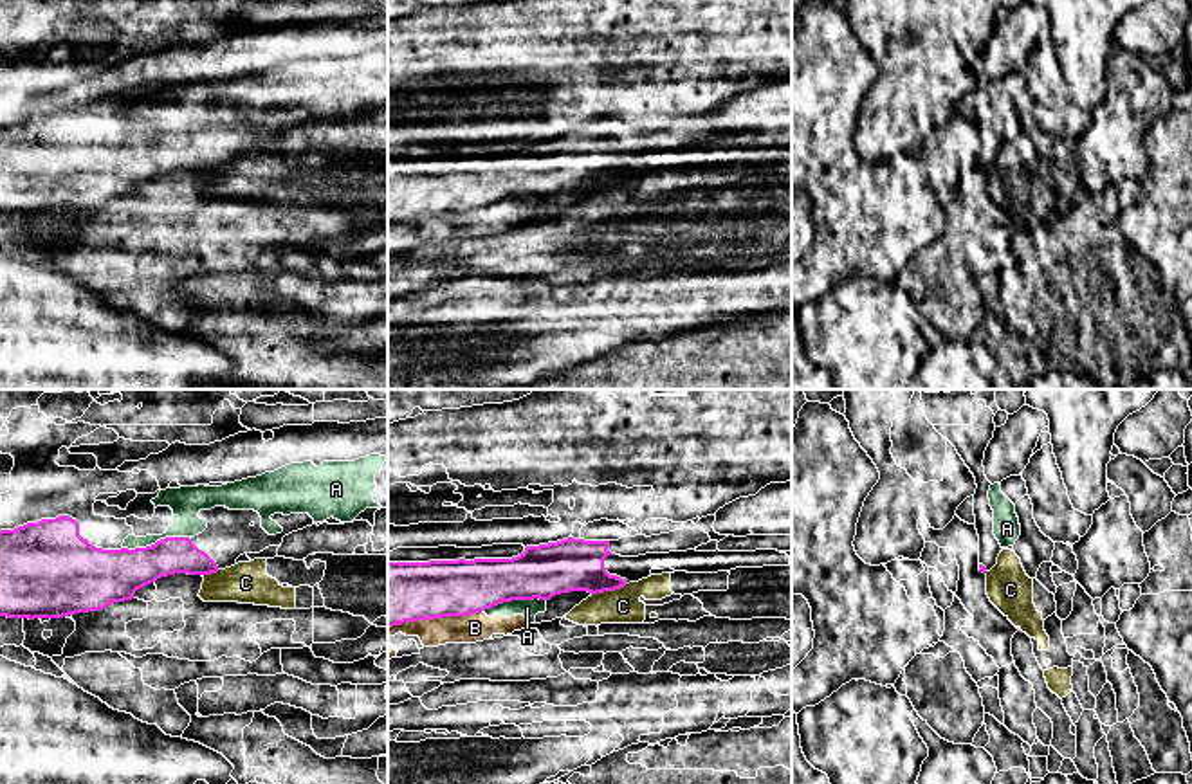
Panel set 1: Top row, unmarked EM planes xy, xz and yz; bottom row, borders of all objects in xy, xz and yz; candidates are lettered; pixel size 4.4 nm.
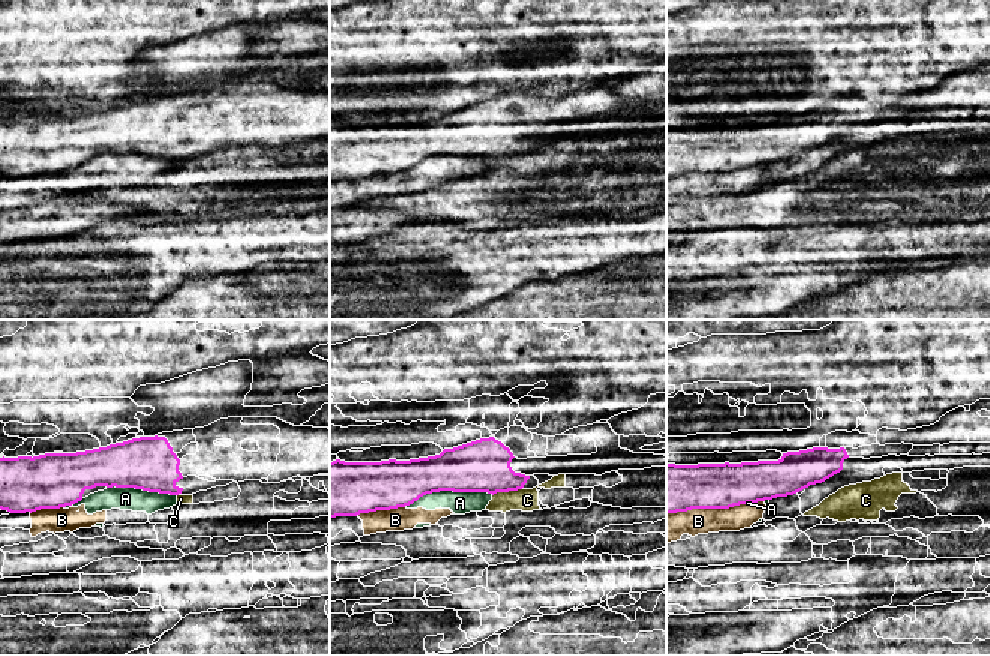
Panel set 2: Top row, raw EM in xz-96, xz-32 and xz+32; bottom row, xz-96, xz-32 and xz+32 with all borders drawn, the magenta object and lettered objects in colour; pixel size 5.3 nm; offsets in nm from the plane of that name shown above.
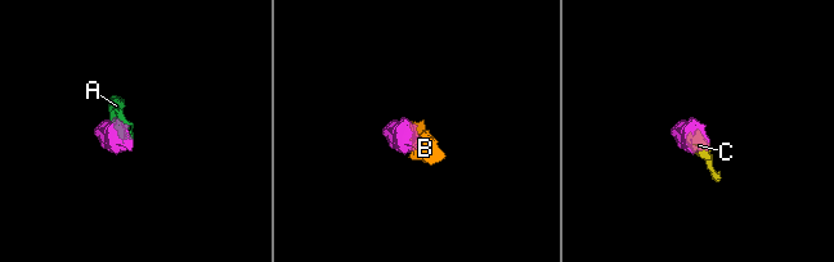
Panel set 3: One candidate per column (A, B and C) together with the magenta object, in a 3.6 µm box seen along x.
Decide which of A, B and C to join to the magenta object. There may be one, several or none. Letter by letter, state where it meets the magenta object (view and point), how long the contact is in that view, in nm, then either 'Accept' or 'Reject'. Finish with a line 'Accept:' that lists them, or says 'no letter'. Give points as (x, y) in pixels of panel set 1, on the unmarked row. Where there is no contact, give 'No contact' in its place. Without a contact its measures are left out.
A: Touches magenta at xy (157, 137). Shared border 300 nm. Reject
B: Touches magenta at xz (435, 213). Shared border 440 nm. Reject
C: Touches magenta at xz (608, 186). Shared border 170 nm. Reject
Accept: no letter

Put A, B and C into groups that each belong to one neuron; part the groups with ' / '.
A B / C

